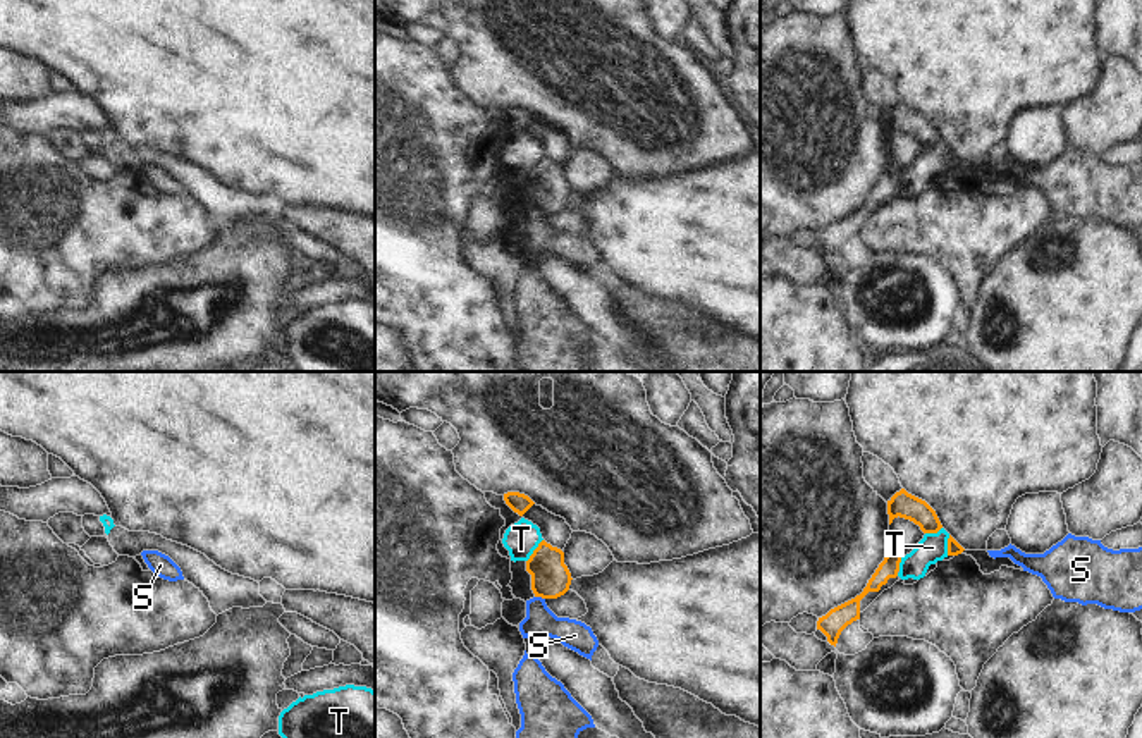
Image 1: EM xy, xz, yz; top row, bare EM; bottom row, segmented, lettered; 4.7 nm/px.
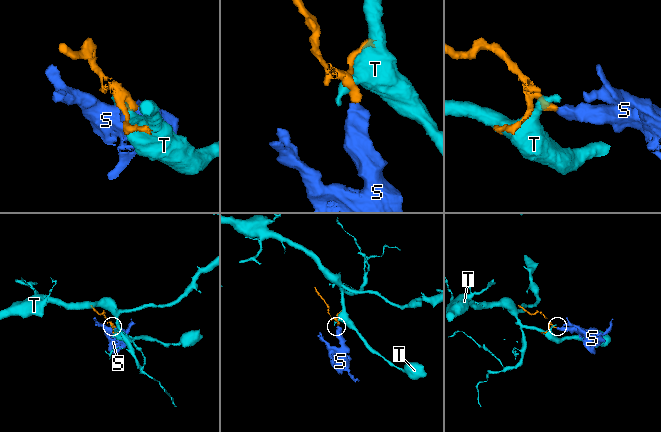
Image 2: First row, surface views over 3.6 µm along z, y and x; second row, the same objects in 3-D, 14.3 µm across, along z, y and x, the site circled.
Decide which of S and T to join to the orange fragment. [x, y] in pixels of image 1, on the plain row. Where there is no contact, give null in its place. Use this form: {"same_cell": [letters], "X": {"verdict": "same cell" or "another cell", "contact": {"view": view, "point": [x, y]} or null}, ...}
{"same_cell": [], "S": {"verdict": "another cell", "contact": {"view": "xz", "point": [540, 210]}}, "T": {"verdict": "another cell", "contact": {"view": "xz", "point": [534, 166]}}}

